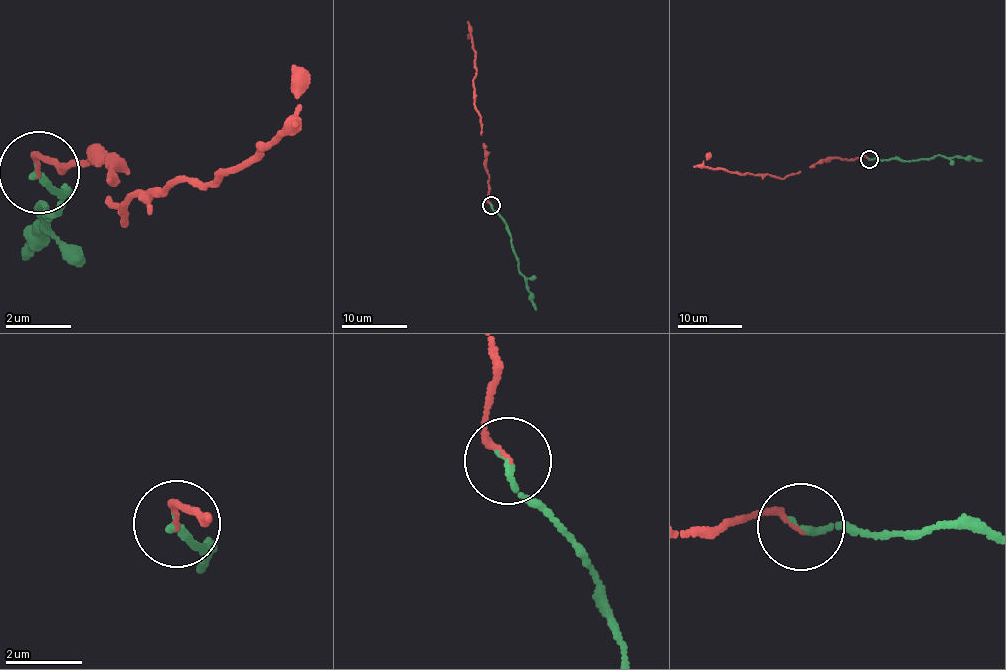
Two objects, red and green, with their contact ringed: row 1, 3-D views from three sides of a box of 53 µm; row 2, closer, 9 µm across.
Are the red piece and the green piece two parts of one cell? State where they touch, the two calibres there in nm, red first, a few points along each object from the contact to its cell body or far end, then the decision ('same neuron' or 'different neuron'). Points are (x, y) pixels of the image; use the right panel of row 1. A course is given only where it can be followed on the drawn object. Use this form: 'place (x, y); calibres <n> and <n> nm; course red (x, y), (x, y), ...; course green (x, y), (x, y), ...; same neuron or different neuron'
place (869, 159); calibres 130 and 180 nm; course red (868, 158), (822, 159), (782, 178), (706, 167), (704, 160), (710, 153); course green (868, 158), (916, 161), (940, 155), (982, 160); same neuron

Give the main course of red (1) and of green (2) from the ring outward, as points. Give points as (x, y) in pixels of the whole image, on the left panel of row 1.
1: (37, 169), (37, 156), (119, 153), (120, 222), (124, 200), (224, 183), (287, 136), (301, 102), (294, 67)
2: (37, 169), (69, 196), (43, 219), (35, 204), (45, 225), (30, 226), (30, 257)

